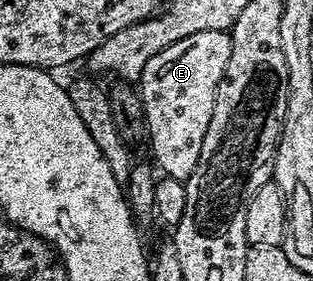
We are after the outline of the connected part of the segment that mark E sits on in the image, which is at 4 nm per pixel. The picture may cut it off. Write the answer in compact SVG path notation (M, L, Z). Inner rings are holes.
M201 31L168 45L168 49L156 53L156 57L144 65L140 80L144 131L148 139L150 135L153 166L165 178L185 181L196 169L229 52L230 36L227 32Z

